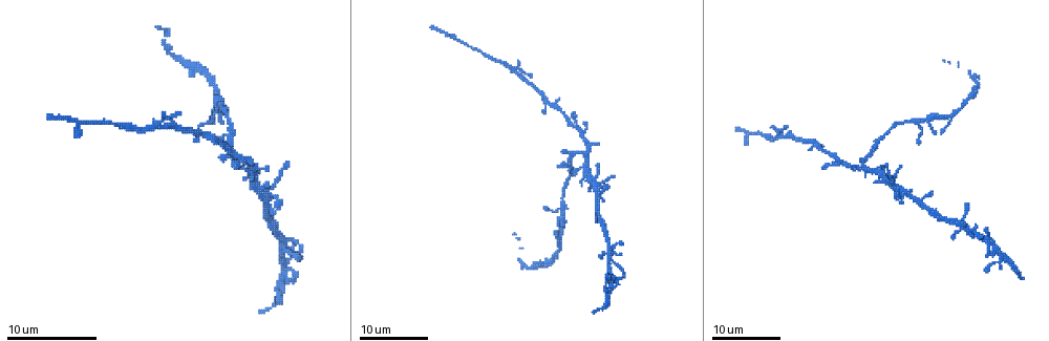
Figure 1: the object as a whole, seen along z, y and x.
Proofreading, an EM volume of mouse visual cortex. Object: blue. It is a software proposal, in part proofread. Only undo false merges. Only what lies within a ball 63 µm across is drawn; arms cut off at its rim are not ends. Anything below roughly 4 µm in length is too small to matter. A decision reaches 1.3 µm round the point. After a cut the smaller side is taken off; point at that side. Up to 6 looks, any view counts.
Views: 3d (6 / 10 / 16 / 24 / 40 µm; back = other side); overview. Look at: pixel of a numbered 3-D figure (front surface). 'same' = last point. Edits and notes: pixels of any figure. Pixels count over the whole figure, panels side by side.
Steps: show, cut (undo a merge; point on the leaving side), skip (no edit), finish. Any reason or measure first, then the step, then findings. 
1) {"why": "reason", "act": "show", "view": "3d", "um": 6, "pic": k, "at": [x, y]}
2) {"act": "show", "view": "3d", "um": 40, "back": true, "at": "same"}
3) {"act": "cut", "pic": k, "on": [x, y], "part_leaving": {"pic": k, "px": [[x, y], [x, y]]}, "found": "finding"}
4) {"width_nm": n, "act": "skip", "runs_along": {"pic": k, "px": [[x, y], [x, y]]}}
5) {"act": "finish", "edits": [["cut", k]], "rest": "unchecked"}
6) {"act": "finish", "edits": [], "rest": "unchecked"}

{"act": "show", "view": "3d", "um": 24, "pic": 1, "at": [864, 164]}

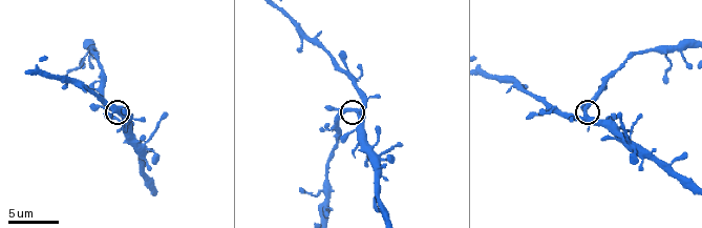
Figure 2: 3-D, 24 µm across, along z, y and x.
{"why": "closer look", "act": "show", "view": "3d", "um": 10, "pic": 2, "at": [586, 113]}

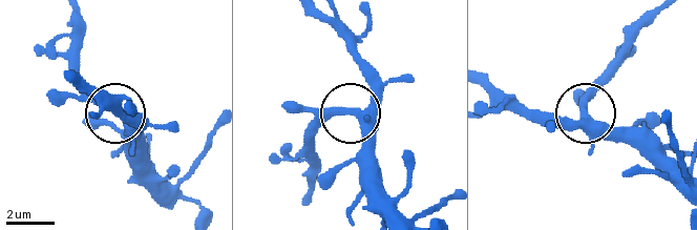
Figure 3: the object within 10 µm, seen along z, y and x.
{"act": "show", "view": "3d", "um": 6, "pic": 3, "at": [582, 113]}

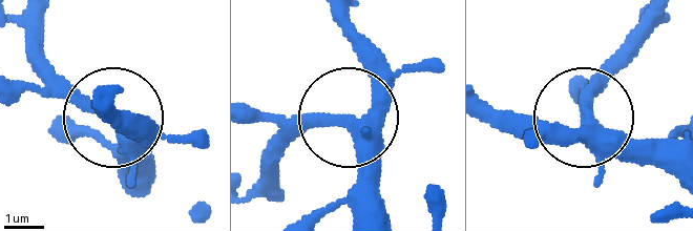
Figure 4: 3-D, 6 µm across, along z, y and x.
{"width_nm": 320, "act": "skip", "runs_along": {"pic": 4, "px": [[585, 111], [569, 139], [532, 139]]}, "found": "one neuron here"}

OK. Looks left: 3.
{"why": "thin arm on a thick one", "act": "show", "view": "3d", "um": 10, "pic": 2, "at": [321, 191]}

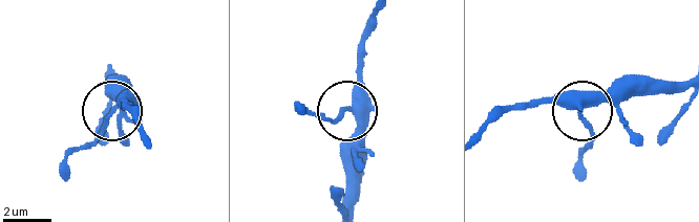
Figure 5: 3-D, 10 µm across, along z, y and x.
{"act": "show", "view": "3d", "um": 10, "back": true, "pic": 5, "at": [115, 109]}

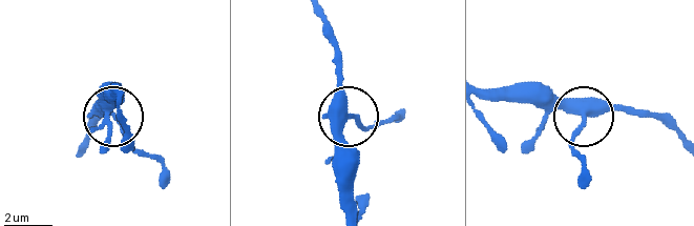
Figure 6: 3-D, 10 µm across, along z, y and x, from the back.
{"act": "skip", "runs_along": {"pic": 6, "px": [[679, 136], [650, 118], [595, 111], [571, 146], [577, 158]]}, "found": "continuous, no second neuron"}

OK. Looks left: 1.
{"act": "finish", "edits": [], "rest": "unchecked"}

